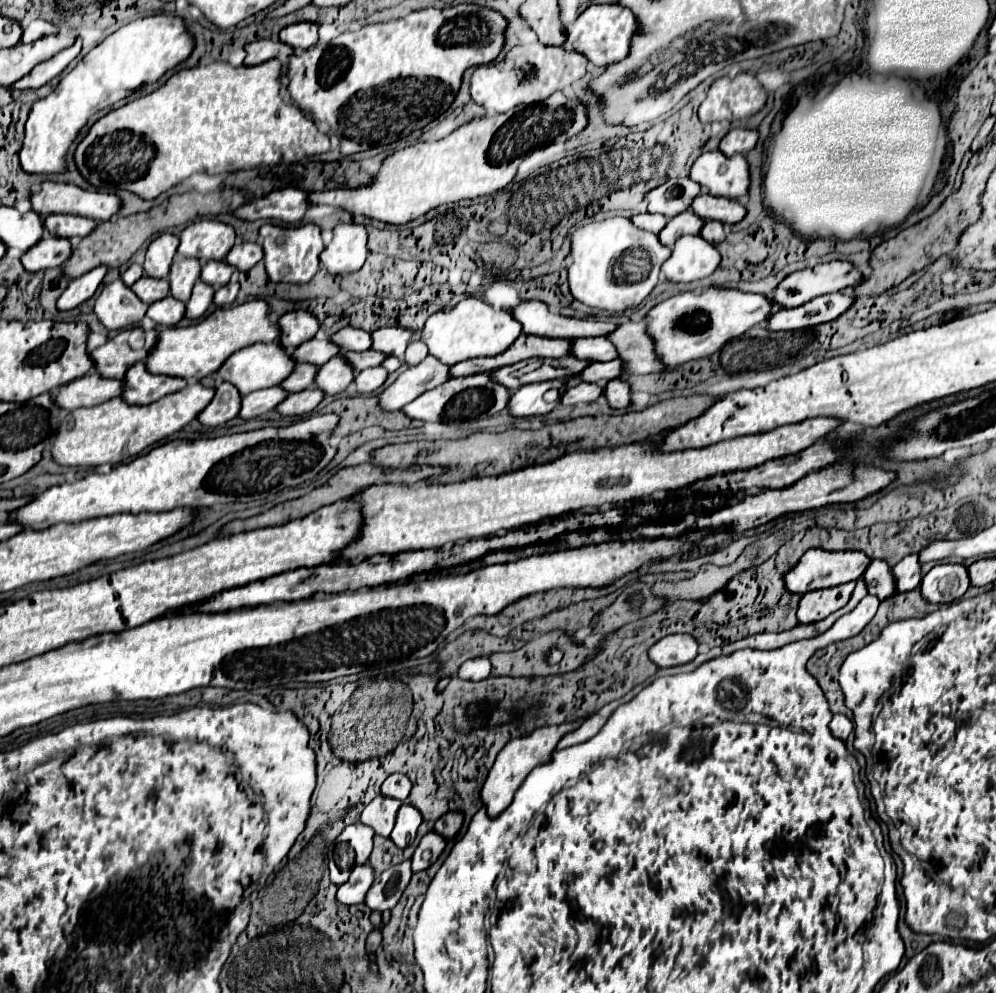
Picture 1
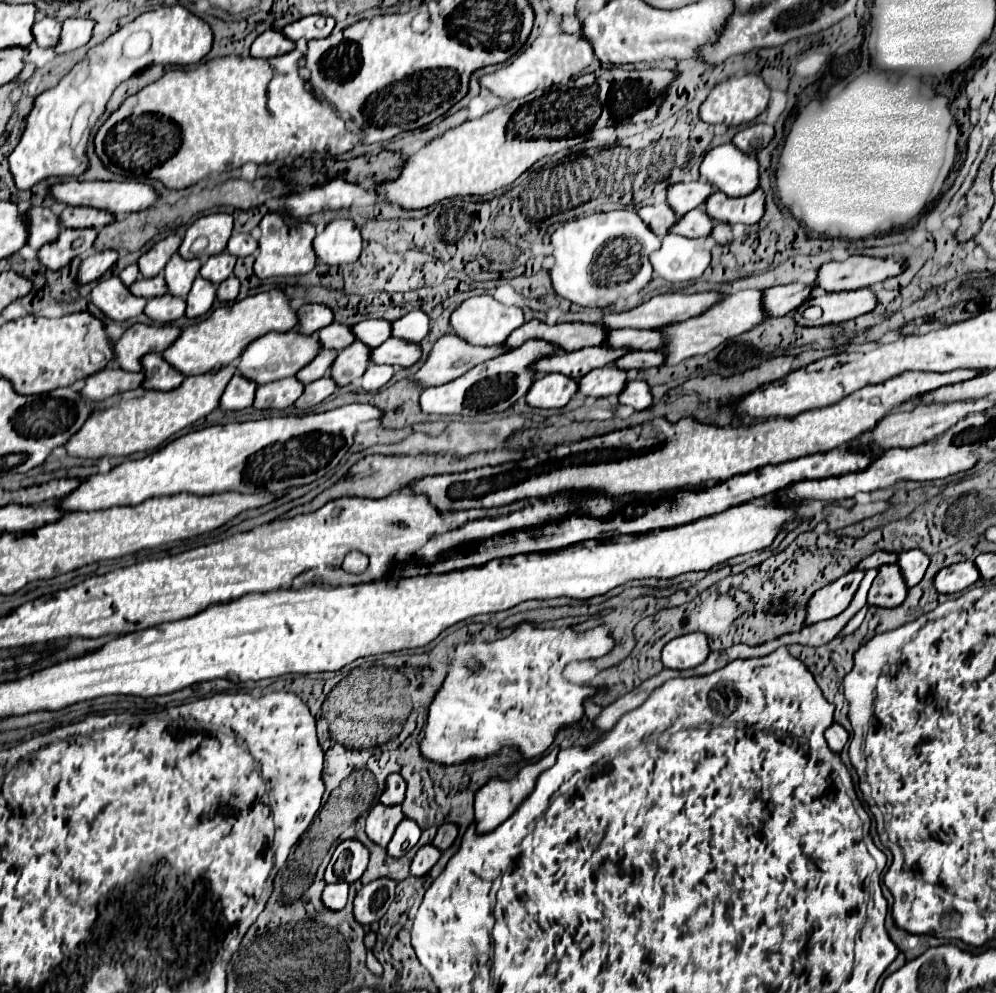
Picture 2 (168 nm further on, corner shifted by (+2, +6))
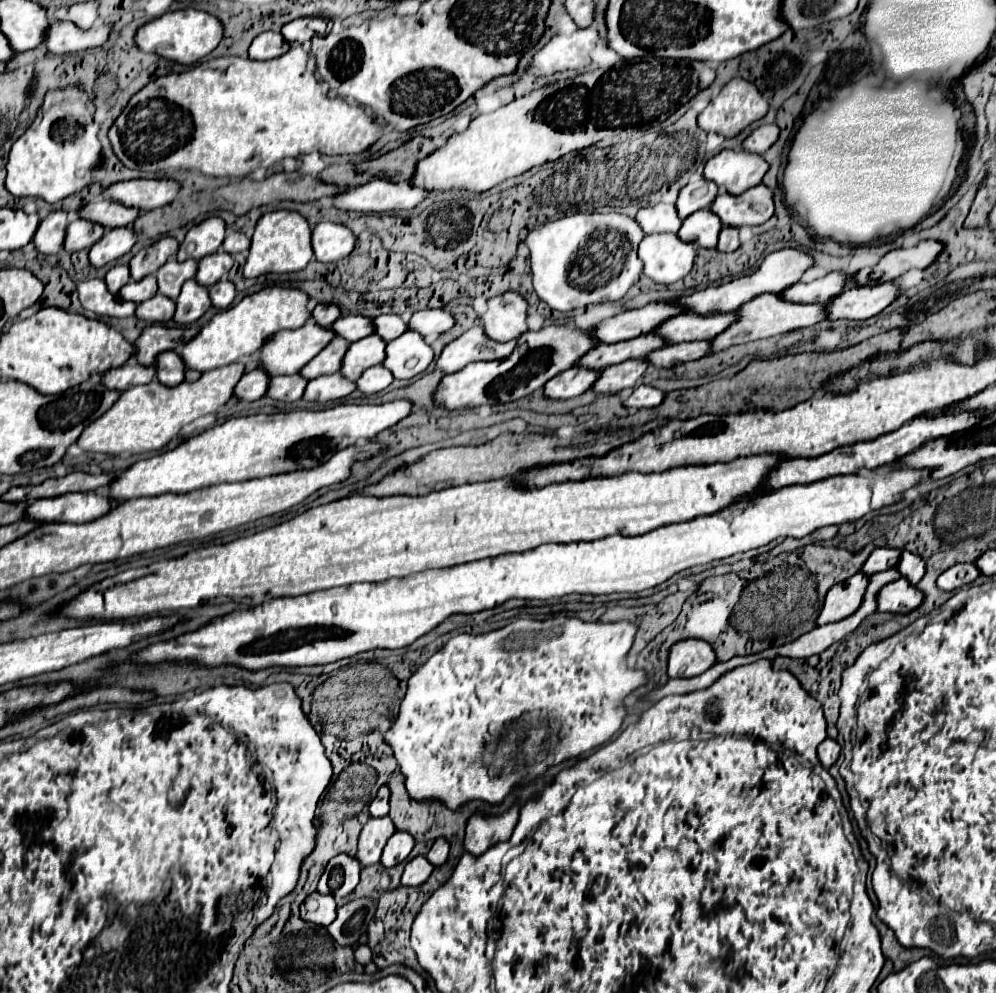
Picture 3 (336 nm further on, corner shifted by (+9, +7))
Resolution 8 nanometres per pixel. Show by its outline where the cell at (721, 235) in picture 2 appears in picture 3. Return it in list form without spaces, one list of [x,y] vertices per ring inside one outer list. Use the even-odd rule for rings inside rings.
[[[723,227],[721,229],[721,237],[719,237],[719,245],[717,251],[723,253],[731,253],[735,249],[739,249],[739,229],[737,227]]]

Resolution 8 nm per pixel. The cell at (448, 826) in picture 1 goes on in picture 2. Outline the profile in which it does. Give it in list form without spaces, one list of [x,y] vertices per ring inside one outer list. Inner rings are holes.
[[[442,824],[436,832],[436,838],[434,838],[434,846],[440,848],[440,850],[446,850],[458,836],[458,826],[456,824]]]

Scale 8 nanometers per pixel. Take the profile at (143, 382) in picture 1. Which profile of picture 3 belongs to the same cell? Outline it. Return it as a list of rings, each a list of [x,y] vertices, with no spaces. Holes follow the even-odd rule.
[[[165,351],[157,357],[157,379],[169,387],[175,387],[185,379],[185,363],[177,351]]]

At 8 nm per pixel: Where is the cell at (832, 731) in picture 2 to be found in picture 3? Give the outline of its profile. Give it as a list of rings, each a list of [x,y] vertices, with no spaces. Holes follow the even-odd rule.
[[[825,739],[825,741],[819,745],[819,761],[821,761],[821,765],[823,765],[825,769],[829,769],[829,767],[837,761],[839,751],[841,751],[841,747],[839,747],[837,741]]]

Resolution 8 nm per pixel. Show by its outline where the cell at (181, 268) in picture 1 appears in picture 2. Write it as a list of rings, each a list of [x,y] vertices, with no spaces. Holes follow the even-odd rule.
[[[174,254],[166,268],[164,268],[164,278],[166,278],[166,284],[168,284],[168,290],[174,294],[174,296],[180,296],[180,298],[186,298],[190,288],[192,288],[192,282],[194,278],[198,276],[200,272],[200,258],[192,258],[192,260],[184,260],[180,254]]]

